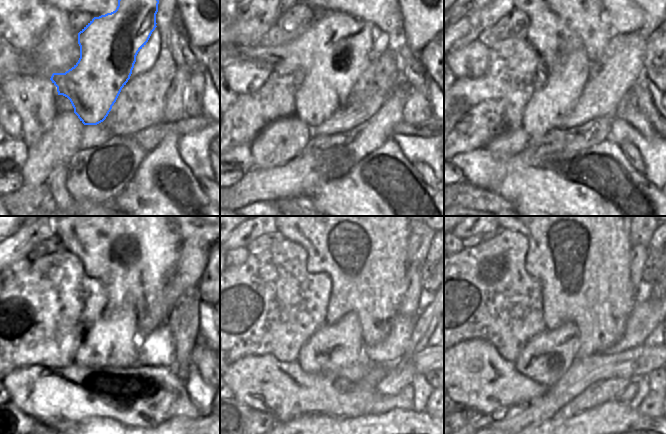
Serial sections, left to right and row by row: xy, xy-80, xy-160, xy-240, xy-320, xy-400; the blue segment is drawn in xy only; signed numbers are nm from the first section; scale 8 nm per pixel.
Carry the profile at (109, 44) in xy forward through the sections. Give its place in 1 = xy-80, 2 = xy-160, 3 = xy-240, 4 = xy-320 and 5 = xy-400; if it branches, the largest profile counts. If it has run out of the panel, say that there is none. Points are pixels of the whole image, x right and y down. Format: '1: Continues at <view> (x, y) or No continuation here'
1: Continues at xy-80 (333, 52)
2: Continues at xy-160 (547, 108)
3: Continues at xy-240 (111, 342)
4: Continues at xy-320 (334, 347)
5: Continues at xy-400 (546, 357)

